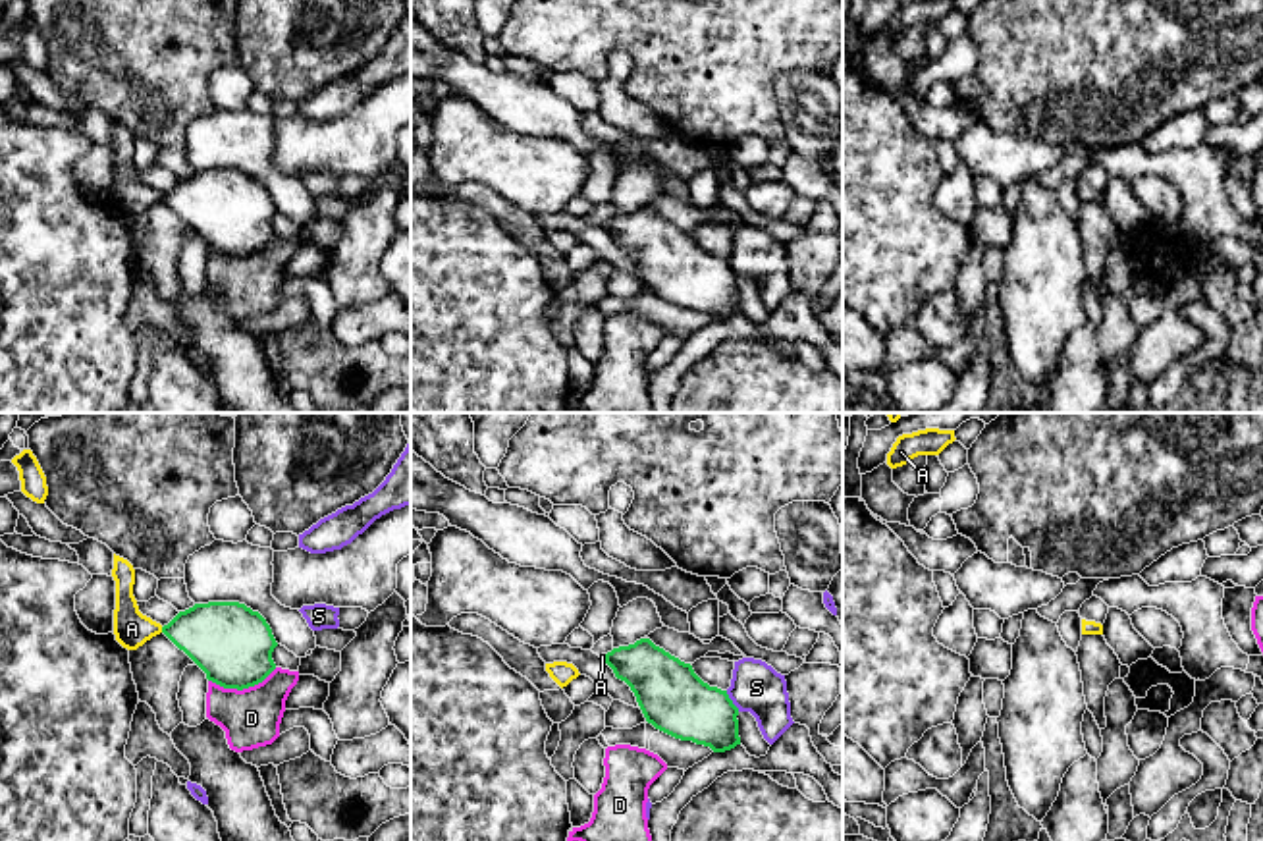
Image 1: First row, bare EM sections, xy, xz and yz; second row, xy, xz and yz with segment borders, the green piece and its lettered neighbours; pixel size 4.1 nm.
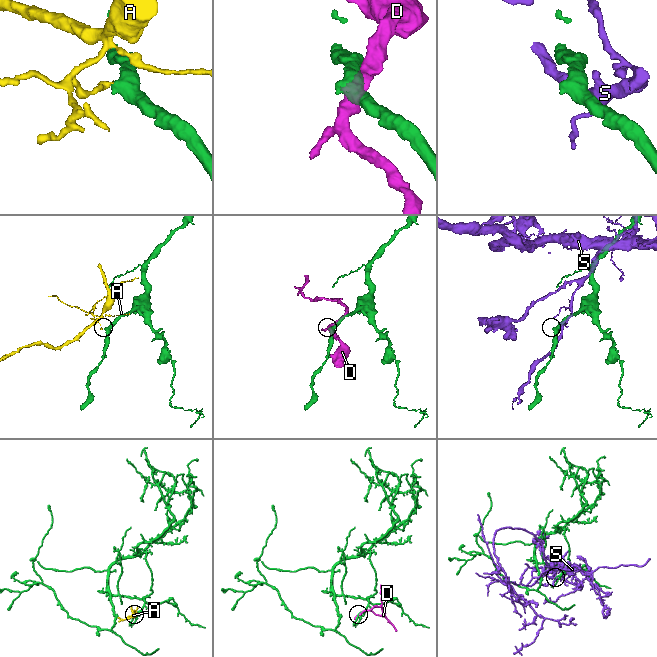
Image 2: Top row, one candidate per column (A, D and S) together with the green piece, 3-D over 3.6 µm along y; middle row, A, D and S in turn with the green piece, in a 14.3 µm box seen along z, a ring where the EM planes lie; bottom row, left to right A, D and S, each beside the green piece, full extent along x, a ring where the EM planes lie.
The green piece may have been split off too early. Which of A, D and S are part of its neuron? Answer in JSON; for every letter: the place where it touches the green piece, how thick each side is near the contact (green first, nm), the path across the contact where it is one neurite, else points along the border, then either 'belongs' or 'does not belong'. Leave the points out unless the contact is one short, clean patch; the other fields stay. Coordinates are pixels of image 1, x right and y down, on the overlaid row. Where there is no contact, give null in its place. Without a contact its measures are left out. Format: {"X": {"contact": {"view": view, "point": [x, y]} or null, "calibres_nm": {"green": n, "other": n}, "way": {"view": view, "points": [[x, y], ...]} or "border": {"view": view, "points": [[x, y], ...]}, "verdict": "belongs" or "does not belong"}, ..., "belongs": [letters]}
{"A": {"contact": {"view": "xy", "point": [162, 629]}, "calibres_nm": {"green": 300, "other": 150}, "border": {"view": "xy", "points": [[161, 627], [162, 631]]}, "verdict": "does not belong"}, "D": {"contact": {"view": "xy", "point": [241, 689]}, "calibres_nm": {"green": 320, "other": 240}, "verdict": "does not belong"}, "S": {"contact": {"view": "xz", "point": [731, 701]}, "calibres_nm": {"green": 280, "other": 220}, "border": {"view": "xz", "points": [[725, 691], [739, 710]]}, "verdict": "does not belong"}, "belongs": []}

